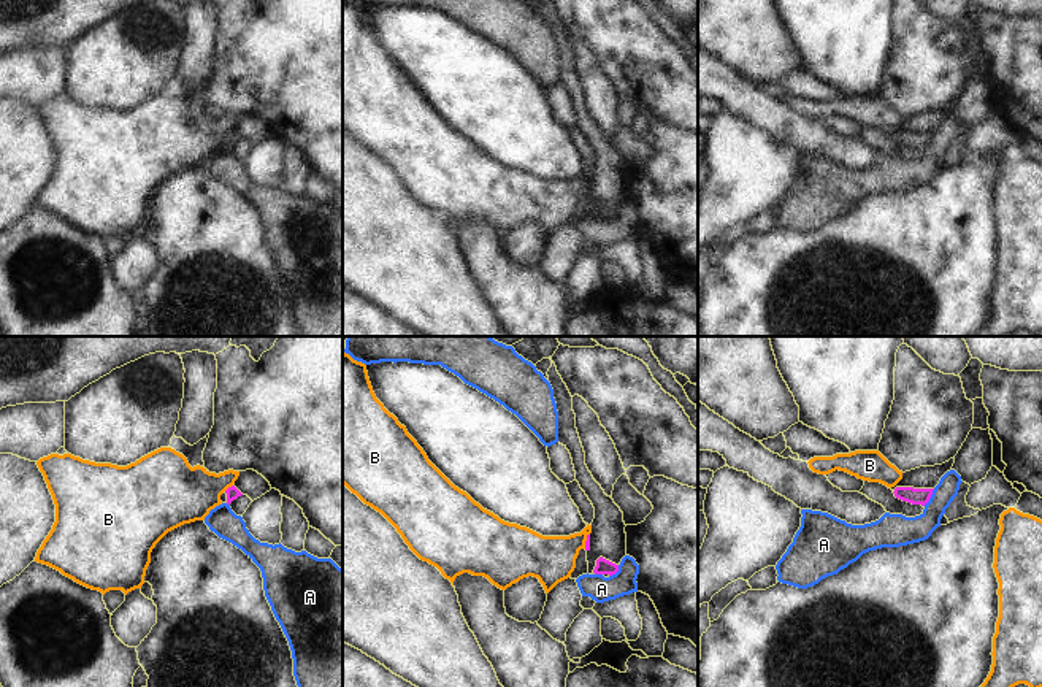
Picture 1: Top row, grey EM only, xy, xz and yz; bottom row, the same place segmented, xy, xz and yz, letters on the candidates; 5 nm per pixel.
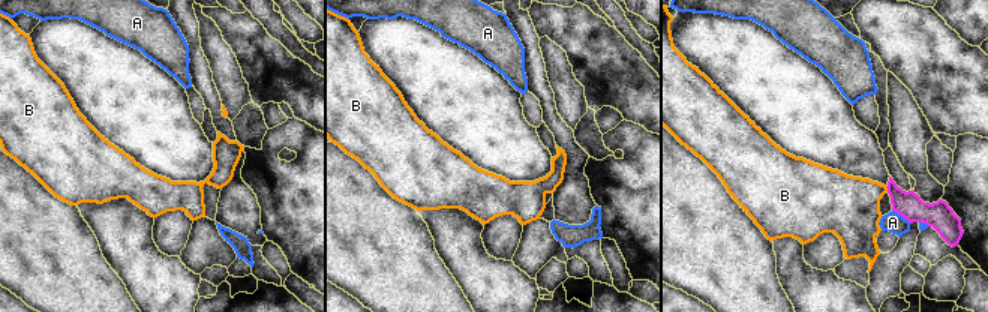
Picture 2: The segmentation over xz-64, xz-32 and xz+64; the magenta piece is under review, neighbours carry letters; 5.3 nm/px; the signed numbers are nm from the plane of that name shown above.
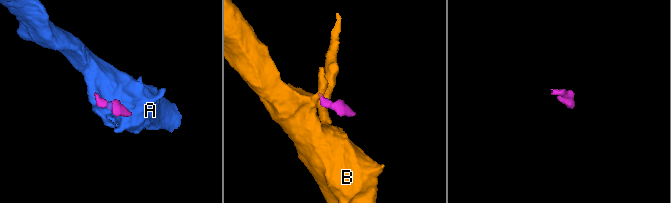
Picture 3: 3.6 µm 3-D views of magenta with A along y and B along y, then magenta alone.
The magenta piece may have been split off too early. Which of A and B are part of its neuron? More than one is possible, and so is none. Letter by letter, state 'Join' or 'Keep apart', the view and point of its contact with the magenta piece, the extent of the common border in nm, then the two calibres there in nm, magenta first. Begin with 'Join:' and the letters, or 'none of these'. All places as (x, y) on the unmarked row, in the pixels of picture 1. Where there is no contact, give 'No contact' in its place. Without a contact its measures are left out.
Join: none of these
A: Keep apart. Touches magenta at yz (930, 142). Shared border 110 nm. Thickness 80 nm (magenta) against 170 nm
B: Keep apart. Touches magenta at xy (229, 132). Shared border 60 nm. Thickness 70 nm (magenta) against 300 nm

